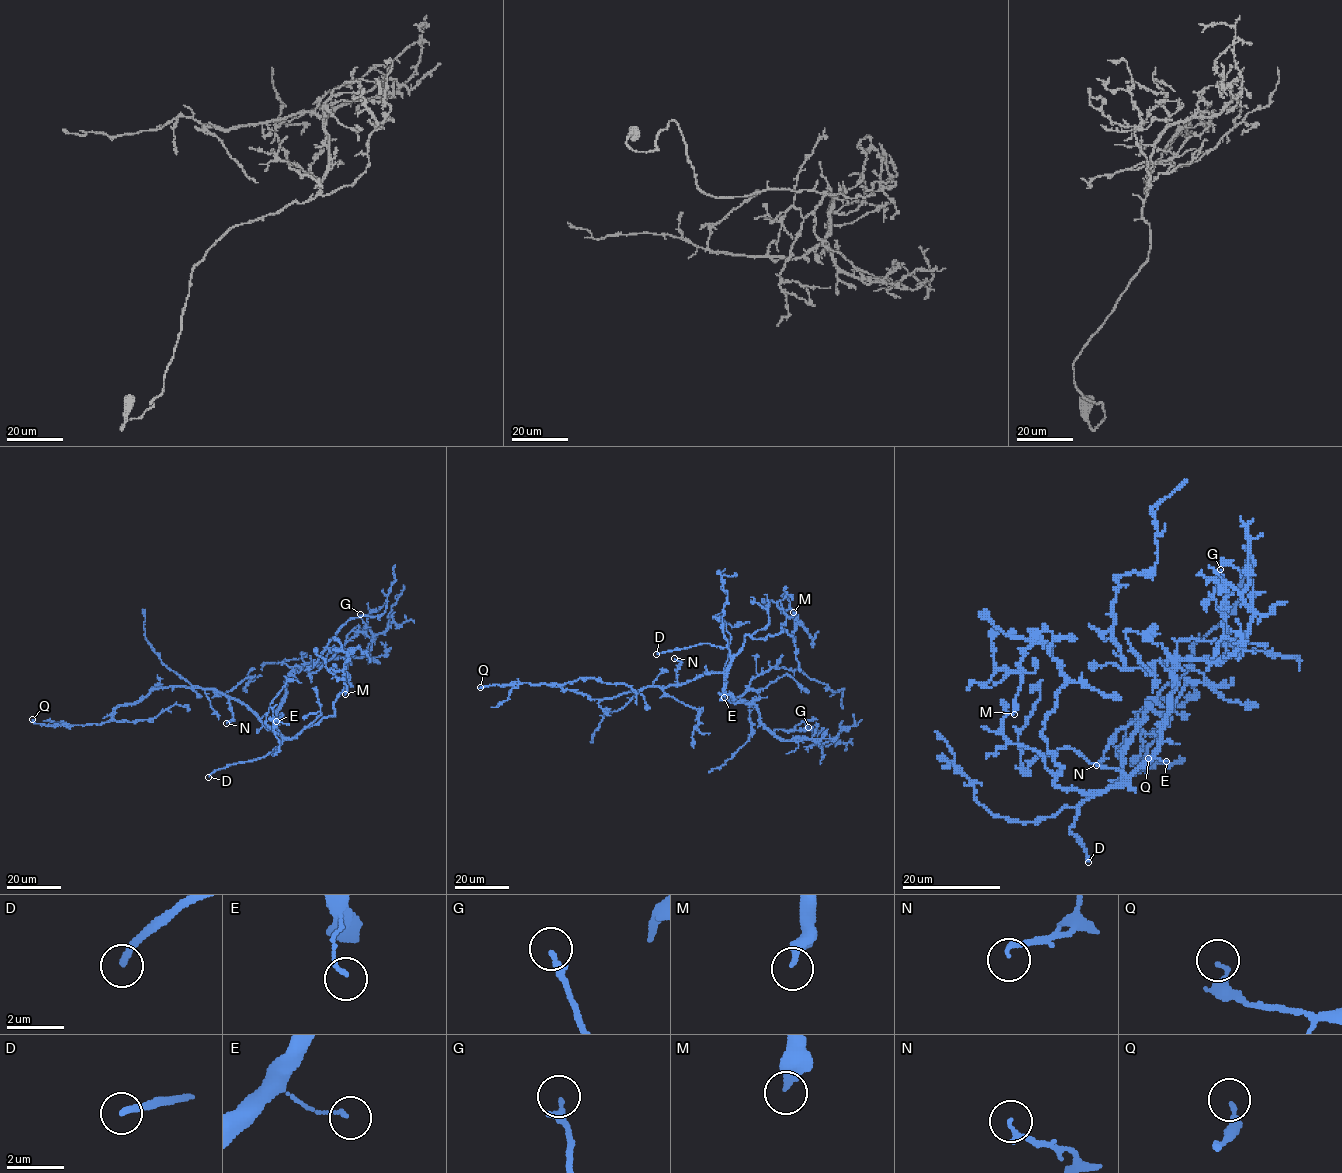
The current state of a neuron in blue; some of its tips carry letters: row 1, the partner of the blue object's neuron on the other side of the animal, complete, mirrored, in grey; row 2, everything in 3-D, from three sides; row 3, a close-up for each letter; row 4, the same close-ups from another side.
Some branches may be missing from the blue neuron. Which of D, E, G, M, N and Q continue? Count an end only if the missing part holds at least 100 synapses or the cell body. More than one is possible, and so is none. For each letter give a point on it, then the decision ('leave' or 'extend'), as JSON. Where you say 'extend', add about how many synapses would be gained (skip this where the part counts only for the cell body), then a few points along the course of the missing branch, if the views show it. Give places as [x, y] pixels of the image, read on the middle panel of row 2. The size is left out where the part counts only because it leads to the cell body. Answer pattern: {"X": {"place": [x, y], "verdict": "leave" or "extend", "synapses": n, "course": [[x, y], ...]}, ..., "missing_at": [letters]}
{"D": {"place": [656, 654], "verdict": "extend", "course": [[656, 654], [628, 652], [614, 639], [599, 601], [599, 591], [615, 580], [609, 572]]}, "E": {"place": [724, 697], "verdict": "leave"}, "G": {"place": [808, 727], "verdict": "leave"}, "M": {"place": [793, 612], "verdict": "leave"}, "N": {"place": [674, 658], "verdict": "leave"}, "Q": {"place": [480, 687], "verdict": "leave"}, "missing_at": ["D"]}

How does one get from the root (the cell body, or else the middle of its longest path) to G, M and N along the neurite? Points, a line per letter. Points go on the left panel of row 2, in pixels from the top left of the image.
G: (268, 728), (278, 733), (276, 712), (287, 678), (306, 664), (321, 664), (356, 636), (365, 624), (360, 614)
M: (268, 728), (282, 737), (293, 738), (331, 716), (333, 703), (344, 686), (347, 655), (342, 671), (345, 694)
N: (268, 728), (244, 705), (231, 698), (228, 703), (233, 718), (226, 723)

